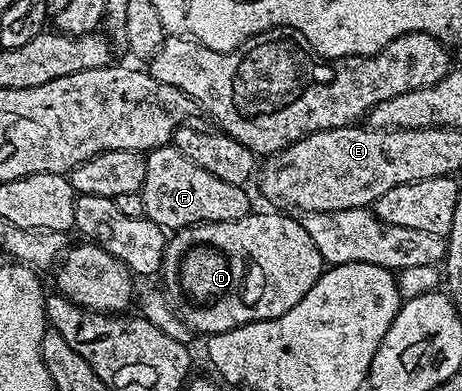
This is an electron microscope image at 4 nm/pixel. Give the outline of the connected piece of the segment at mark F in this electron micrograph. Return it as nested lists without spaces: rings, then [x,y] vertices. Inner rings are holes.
[[[172,144],[157,146],[155,150],[147,151],[144,158],[144,183],[138,191],[144,205],[144,217],[168,232],[183,230],[185,226],[198,226],[201,222],[233,222],[245,218],[253,209],[248,192],[245,187],[226,184],[226,180],[218,180],[218,176],[194,164],[194,160],[190,160]]]

